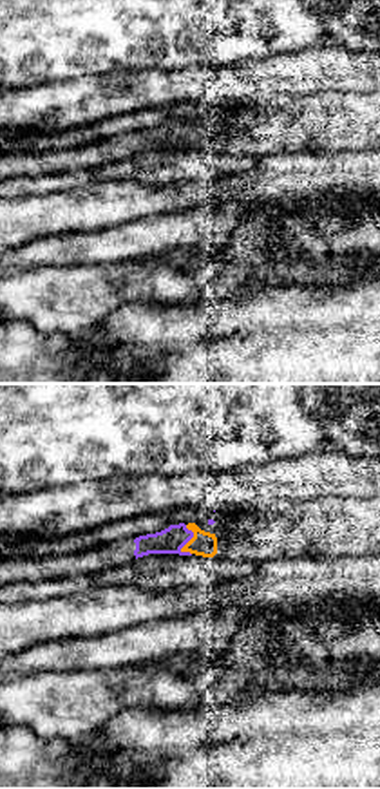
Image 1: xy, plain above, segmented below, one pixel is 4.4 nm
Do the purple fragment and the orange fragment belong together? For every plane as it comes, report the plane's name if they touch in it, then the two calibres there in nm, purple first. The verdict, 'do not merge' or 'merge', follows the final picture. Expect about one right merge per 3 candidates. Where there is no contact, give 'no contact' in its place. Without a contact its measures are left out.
contact in xy; calibres 120 and 110 nm

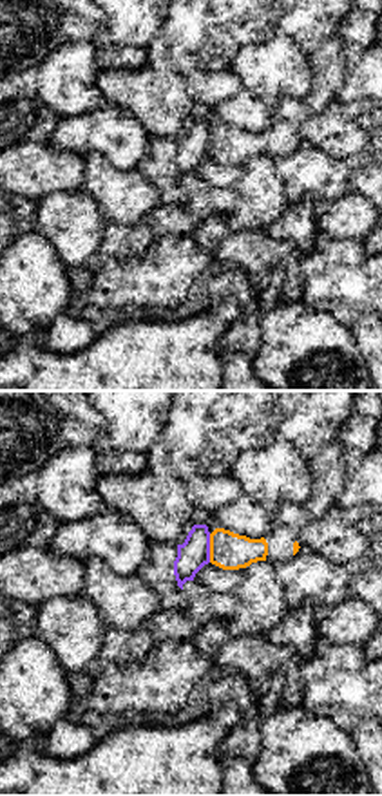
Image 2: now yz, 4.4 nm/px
contact in yz; calibres 140 and 170 nm

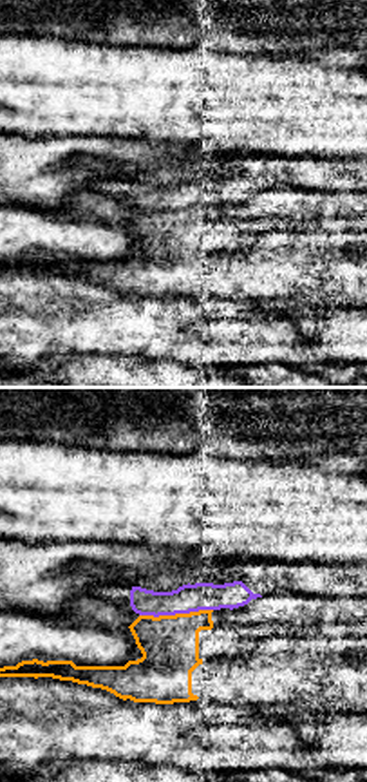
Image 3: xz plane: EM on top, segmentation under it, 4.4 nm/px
contact in xz; calibres 130 and 260 nm

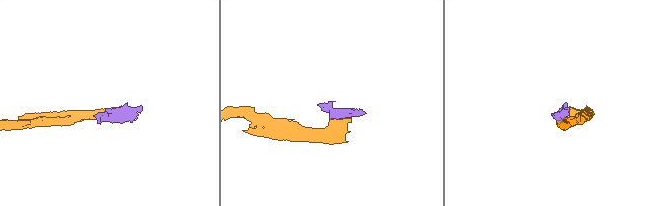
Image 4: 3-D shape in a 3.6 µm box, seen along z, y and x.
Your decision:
do not merge

